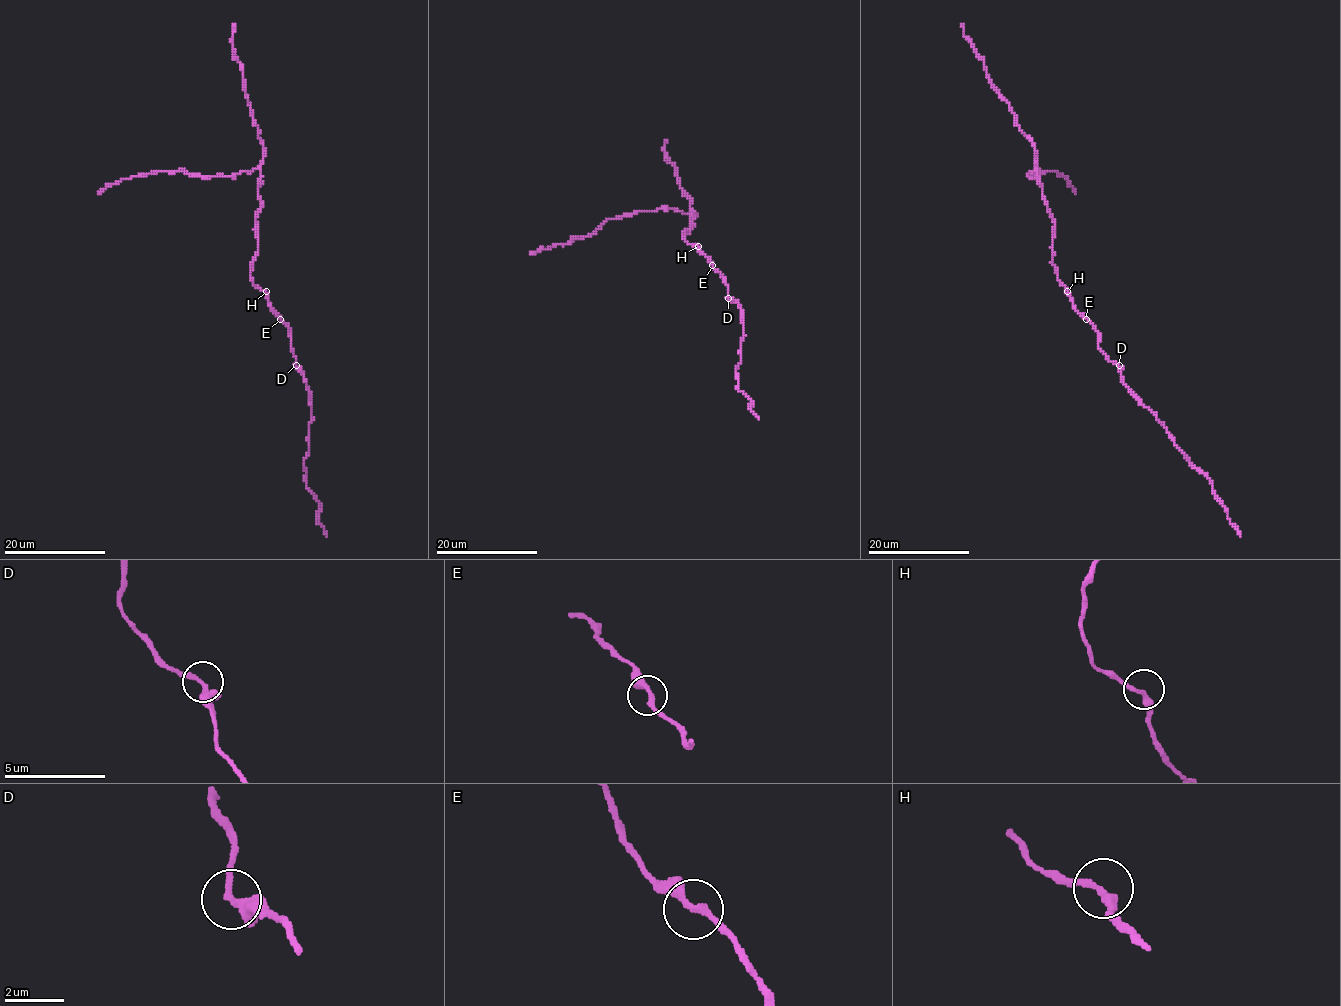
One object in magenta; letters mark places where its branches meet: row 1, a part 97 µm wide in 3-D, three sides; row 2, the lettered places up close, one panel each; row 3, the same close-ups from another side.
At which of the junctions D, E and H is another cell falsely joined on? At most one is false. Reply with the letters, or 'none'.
none

